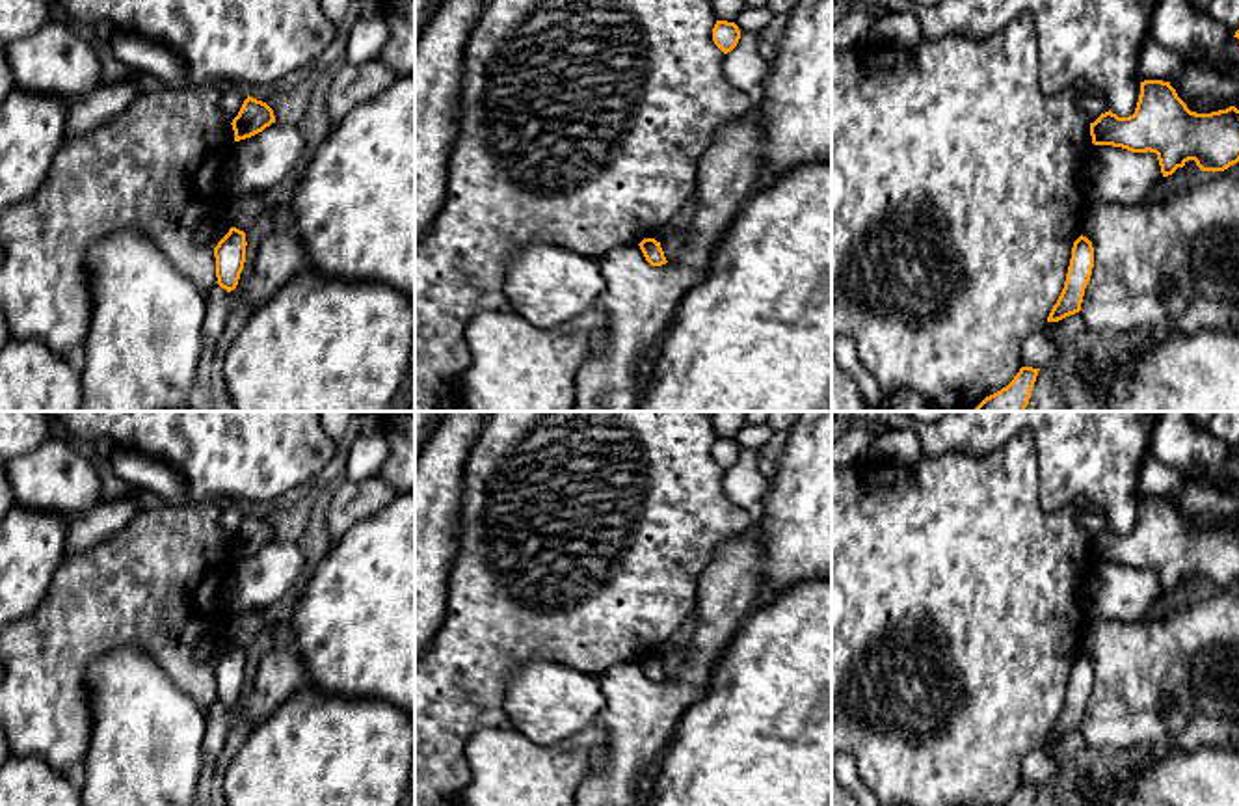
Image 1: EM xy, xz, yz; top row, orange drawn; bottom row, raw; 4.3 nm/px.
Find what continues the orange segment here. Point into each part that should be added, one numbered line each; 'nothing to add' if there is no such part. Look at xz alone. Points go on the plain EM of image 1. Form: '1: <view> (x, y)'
nothing to add

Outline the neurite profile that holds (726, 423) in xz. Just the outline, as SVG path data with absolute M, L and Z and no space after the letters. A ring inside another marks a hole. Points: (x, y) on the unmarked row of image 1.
M714 411L711 423L718 437L735 439L737 432L746 424L746 411Z

